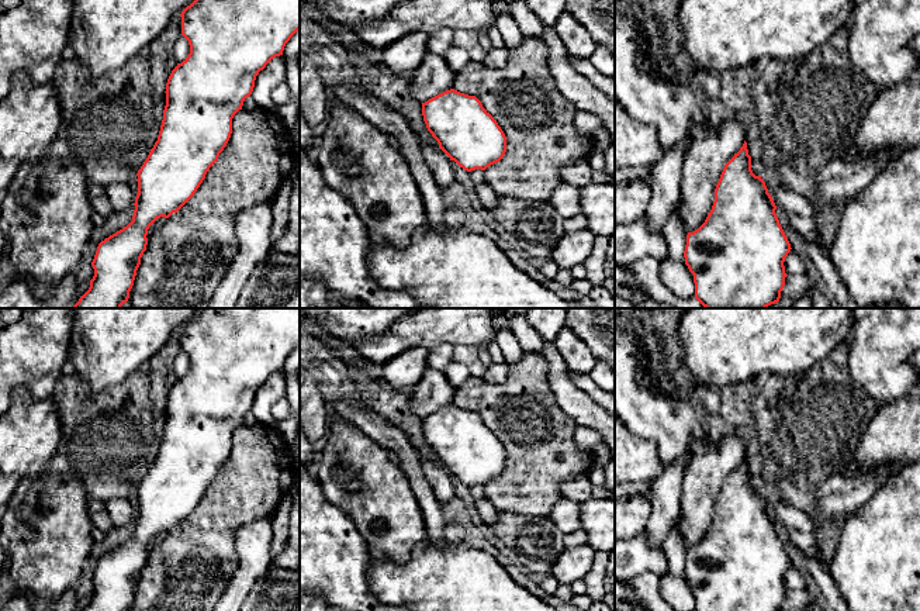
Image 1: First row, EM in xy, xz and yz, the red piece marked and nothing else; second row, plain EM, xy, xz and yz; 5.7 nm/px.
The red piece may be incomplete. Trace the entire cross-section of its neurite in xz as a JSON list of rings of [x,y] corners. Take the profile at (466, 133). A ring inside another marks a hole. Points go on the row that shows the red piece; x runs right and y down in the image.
[[[446,90],[422,103],[428,131],[439,148],[467,172],[499,162],[506,137],[475,96]]]

